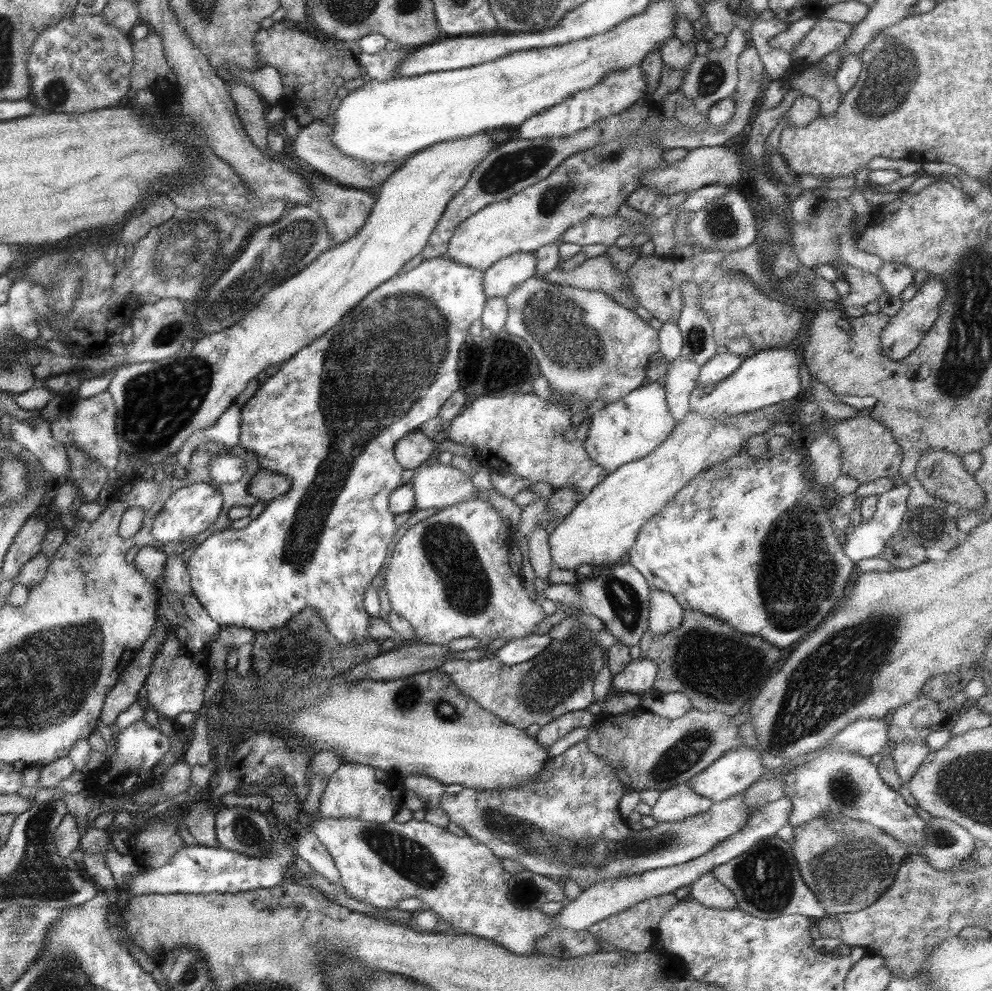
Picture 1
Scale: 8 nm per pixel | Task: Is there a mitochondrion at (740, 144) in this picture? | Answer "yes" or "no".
no

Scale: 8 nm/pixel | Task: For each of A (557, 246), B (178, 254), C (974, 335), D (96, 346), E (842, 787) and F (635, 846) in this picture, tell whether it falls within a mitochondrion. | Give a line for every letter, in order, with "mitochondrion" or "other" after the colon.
A: other
B: mitochondrion
C: mitochondrion
D: other
E: mitochondrion
F: mitochondrion

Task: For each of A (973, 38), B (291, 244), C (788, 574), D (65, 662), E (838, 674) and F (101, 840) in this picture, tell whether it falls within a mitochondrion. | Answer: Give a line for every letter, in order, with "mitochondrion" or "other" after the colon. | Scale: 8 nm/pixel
A: other
B: mitochondrion
C: mitochondrion
D: mitochondrion
E: mitochondrion
F: other

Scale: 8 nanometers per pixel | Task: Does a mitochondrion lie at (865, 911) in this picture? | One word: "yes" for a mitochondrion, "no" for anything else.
yes

